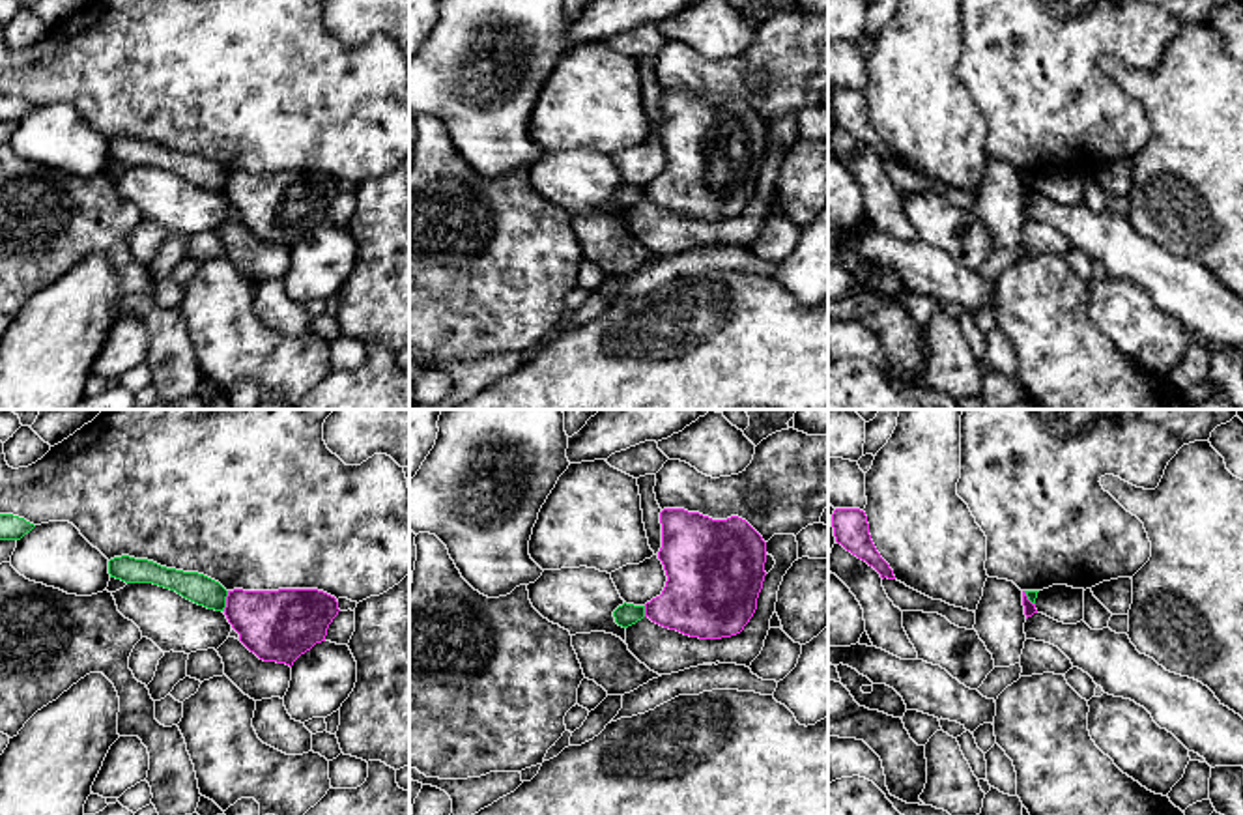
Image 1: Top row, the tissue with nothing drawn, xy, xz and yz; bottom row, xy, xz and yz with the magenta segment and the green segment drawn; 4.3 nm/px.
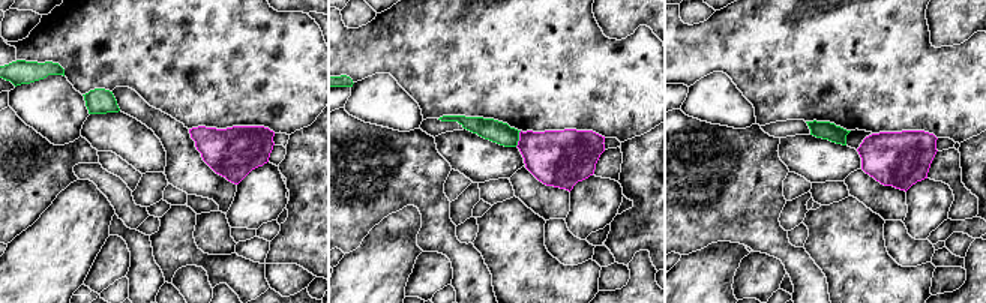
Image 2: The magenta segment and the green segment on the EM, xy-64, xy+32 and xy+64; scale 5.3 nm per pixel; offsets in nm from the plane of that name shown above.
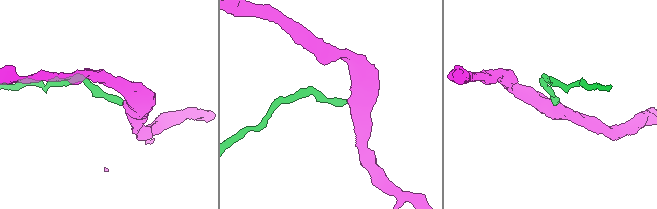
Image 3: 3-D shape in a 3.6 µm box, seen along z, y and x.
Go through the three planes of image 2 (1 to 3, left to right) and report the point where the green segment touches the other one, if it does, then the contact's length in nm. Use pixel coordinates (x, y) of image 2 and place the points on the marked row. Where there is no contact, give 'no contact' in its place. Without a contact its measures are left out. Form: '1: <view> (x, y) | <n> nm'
1: no contact
2: xy+32 (520, 138) | 90 nm
3: no contact

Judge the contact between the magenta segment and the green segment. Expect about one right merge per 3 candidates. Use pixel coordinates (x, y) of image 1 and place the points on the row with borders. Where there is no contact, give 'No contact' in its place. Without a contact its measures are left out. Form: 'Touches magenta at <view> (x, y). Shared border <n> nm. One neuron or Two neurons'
Touches magenta at xy (227, 600). Shared border 90 nm. Two neurons

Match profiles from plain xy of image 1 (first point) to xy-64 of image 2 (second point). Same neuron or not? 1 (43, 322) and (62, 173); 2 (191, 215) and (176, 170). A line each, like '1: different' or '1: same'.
1: different
2: different

